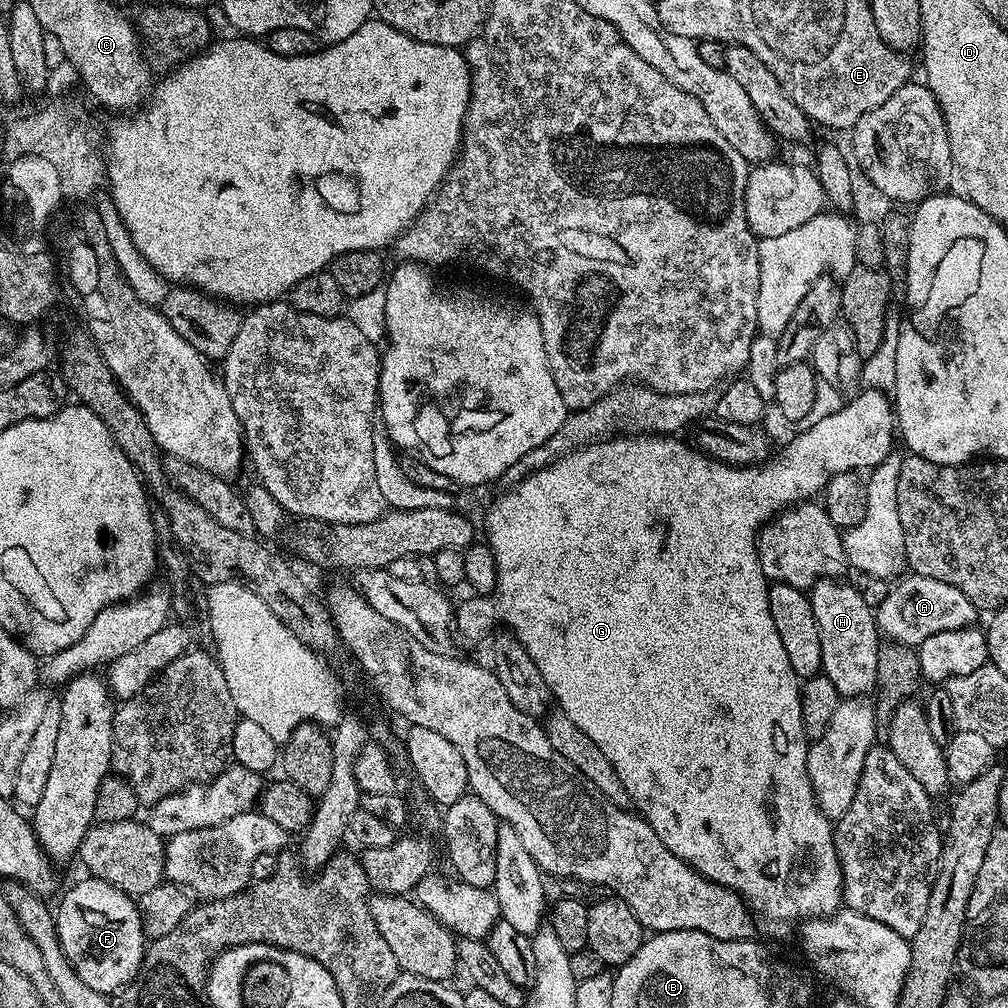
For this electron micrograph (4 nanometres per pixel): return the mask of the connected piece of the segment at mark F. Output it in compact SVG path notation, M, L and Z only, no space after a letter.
M84 878L63 896L56 908L56 936L78 976L91 989L110 996L136 979L148 938L139 905L132 896L102 879Z

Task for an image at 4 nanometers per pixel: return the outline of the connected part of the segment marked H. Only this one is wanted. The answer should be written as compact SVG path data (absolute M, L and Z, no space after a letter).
M829 578L827 580L820 580L814 585L810 590L810 599L812 602L812 609L814 610L814 622L818 624L818 639L822 642L822 672L823 675L830 678L830 682L834 682L834 686L838 689L841 697L844 698L864 698L869 694L868 691L873 691L876 688L876 675L878 674L878 650L882 643L882 637L879 629L876 627L876 613L874 611L873 605L868 605L864 601L864 596L856 588L851 588L848 584L840 584L839 579Z

